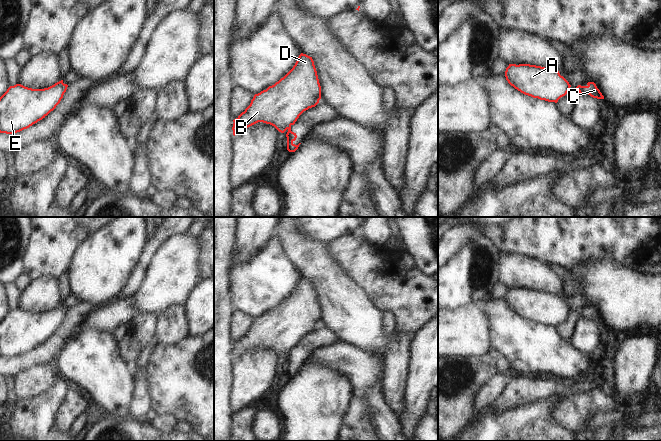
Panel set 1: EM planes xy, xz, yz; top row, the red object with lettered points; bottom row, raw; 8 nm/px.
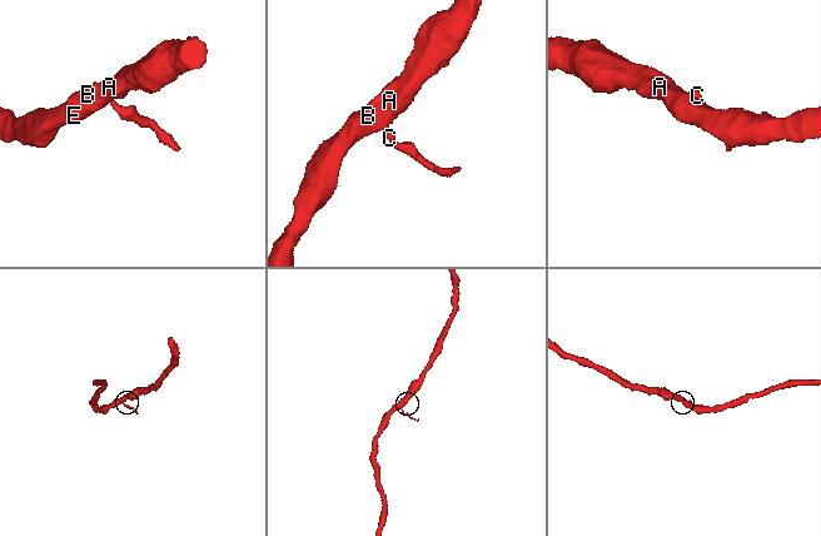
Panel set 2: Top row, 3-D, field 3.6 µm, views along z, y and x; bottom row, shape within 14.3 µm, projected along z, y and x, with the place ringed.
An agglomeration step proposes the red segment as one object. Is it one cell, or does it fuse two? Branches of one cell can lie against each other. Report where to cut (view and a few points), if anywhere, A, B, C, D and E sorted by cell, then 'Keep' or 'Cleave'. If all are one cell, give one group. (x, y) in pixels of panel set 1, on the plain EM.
Split along xz (290, 350), (287, 352). Groups: A B D E / C. Cleave

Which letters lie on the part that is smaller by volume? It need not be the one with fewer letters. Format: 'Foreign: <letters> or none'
Foreign: C

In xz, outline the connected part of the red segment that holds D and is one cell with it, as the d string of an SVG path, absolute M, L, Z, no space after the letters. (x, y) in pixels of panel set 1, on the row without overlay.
M301 277L293 292L274 309L255 318L250 329L236 343L233 344L233 359L246 352L263 346L274 350L284 357L309 332L315 331L321 323L321 310L312 281Z

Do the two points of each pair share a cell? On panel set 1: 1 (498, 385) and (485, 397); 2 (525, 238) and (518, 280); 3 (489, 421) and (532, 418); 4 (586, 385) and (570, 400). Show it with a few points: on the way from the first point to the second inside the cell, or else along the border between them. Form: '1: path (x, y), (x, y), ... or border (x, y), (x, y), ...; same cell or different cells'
1: path (495, 387), (488, 394); same cell
2: border (500, 253), (521, 253), (541, 261); different cells
3: path (500, 421), (521, 421); same cell
4: border (595, 387), (576, 392), (570, 392), (566, 388); different cells

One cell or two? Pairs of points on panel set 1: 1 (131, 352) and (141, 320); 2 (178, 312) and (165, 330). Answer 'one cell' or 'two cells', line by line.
1: one cell
2: one cell

